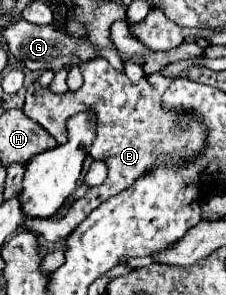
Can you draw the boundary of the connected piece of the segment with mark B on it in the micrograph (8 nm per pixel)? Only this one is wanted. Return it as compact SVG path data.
M103 57L85 63L81 67L85 83L77 91L53 93L49 87L41 87L33 81L25 93L23 113L39 123L55 141L61 145L67 139L67 119L79 111L93 111L97 117L95 139L89 147L89 155L95 161L105 161L107 179L103 185L89 189L83 199L77 199L63 219L29 219L26 218L22 228L41 233L51 243L65 241L75 227L103 201L109 197L129 189L149 167L153 167L153 159L159 155L171 155L171 159L193 159L193 151L201 151L205 145L205 131L201 131L201 123L197 119L187 119L189 115L169 115L165 107L161 107L161 99L165 89L175 77L167 77L161 71L143 77L137 83L131 83L125 73L115 71Z

